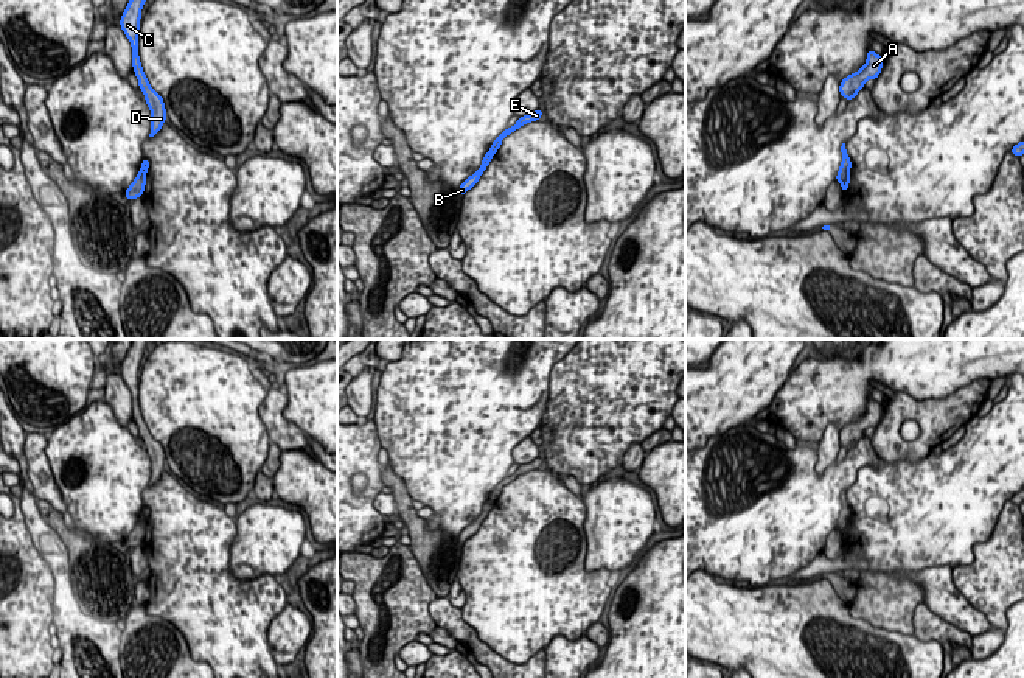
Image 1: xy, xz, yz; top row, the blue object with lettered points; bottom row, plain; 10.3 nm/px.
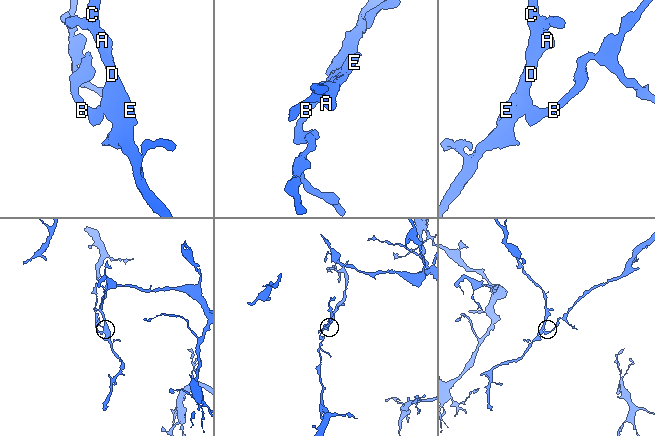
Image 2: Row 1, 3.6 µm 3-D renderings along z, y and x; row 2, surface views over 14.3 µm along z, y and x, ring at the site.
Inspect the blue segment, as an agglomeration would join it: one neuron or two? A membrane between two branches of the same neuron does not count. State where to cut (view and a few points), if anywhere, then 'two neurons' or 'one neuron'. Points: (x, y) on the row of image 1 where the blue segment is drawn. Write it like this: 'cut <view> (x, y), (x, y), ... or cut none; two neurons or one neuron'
cut xz (490, 151), (493, 154); two neurons

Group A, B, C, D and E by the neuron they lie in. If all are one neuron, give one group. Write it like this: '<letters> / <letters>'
A C D E / B

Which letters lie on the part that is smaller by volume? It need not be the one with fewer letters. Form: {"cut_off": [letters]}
{"cut_off": ["A", "C", "D", "E"]}

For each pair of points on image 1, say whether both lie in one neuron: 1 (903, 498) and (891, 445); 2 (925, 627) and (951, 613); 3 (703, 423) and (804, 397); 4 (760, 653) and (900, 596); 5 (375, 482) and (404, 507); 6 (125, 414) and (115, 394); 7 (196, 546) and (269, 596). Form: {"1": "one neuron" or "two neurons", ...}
{"1": "two neurons", "2": "two neurons", "3": "two neurons", "4": "two neurons", "5": "two neurons", "6": "one neuron", "7": "one neuron"}

